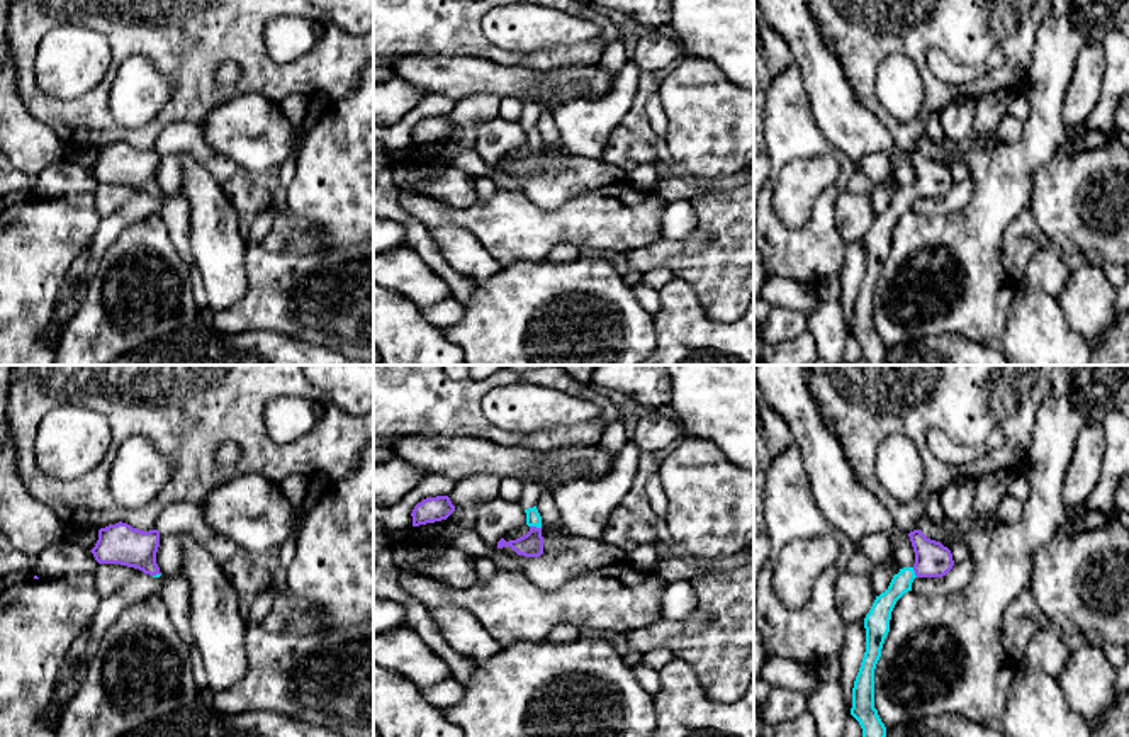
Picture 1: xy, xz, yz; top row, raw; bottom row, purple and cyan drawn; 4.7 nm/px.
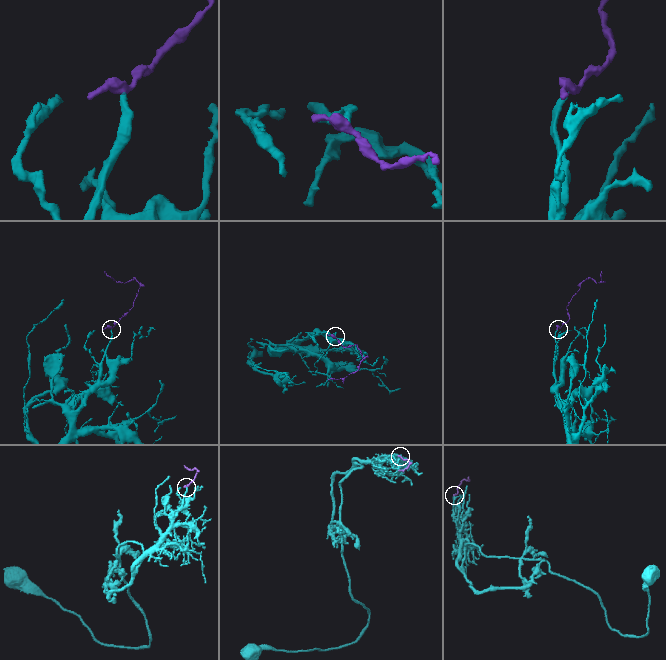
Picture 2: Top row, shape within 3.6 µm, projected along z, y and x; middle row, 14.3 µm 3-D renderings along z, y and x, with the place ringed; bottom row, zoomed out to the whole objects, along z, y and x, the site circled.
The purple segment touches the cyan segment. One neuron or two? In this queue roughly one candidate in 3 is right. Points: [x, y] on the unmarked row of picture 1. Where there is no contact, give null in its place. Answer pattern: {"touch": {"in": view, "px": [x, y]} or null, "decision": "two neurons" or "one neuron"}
{"touch": {"in": "xz", "px": [535, 146]}, "decision": "one neuron"}

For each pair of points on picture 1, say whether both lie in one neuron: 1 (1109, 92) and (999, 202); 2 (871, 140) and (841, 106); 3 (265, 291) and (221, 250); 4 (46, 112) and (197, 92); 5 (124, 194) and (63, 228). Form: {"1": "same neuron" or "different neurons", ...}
{"1": "different neurons", "2": "same neuron", "3": "different neurons", "4": "same neuron", "5": "different neurons"}

